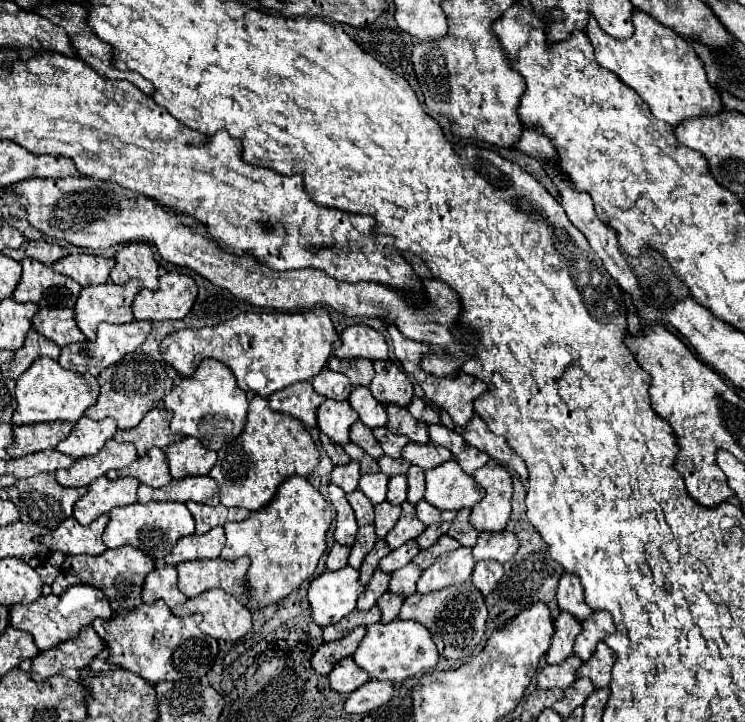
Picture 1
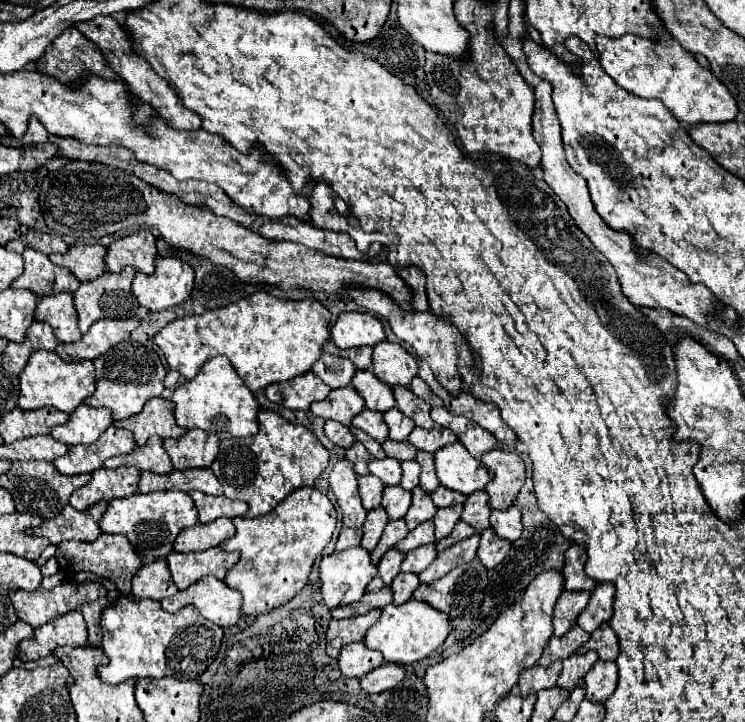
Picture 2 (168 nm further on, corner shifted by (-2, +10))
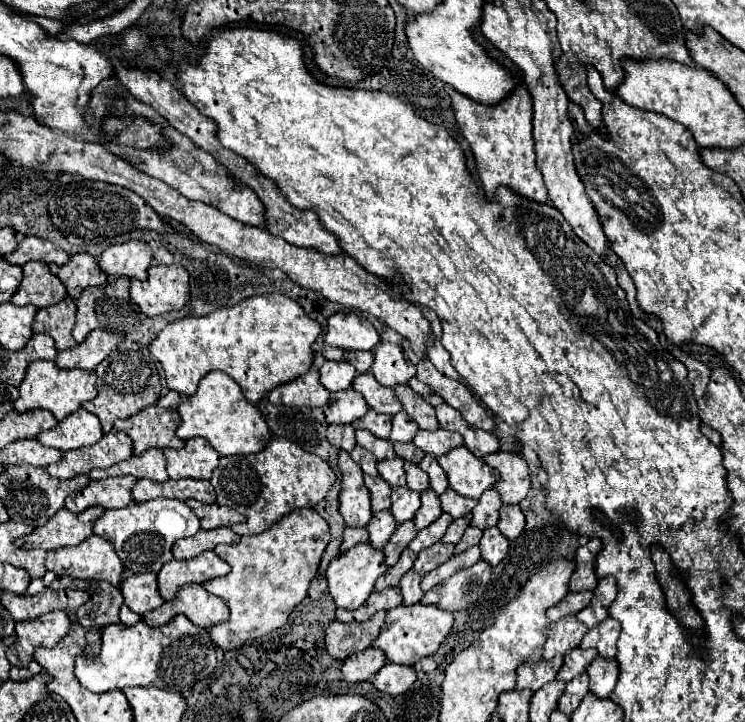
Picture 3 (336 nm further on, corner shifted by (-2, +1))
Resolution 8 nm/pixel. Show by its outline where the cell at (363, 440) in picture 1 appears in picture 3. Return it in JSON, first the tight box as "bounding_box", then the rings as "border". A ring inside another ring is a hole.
{"bounding_box":[353,409,391,439],"border":[[[369,409],[369,413],[359,417],[359,421],[355,421],[353,427],[355,429],[367,429],[367,431],[375,433],[377,437],[387,439],[389,431],[391,431],[391,415],[379,415],[373,409]]]}

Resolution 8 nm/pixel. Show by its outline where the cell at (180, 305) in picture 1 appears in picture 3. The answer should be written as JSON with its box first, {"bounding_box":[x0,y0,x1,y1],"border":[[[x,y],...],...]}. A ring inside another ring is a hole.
{"bounding_box":[131,265,189,317],"border":[[[151,265],[147,279],[131,279],[131,299],[153,317],[181,309],[189,301],[189,275],[183,265]]]}

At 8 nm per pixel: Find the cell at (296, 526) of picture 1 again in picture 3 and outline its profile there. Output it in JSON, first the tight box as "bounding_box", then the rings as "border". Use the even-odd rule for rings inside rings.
{"bounding_box":[203,509,329,651],"border":[[[297,509],[259,535],[245,535],[245,537],[241,537],[241,541],[237,545],[215,547],[213,551],[223,561],[227,561],[231,565],[231,573],[227,573],[225,577],[211,579],[211,581],[203,583],[203,587],[209,593],[221,595],[221,599],[229,607],[229,621],[223,621],[223,623],[209,627],[211,643],[219,649],[231,651],[231,649],[237,649],[237,647],[241,647],[261,635],[267,635],[267,633],[283,627],[287,623],[291,611],[307,597],[309,583],[319,569],[319,561],[321,561],[321,555],[323,555],[327,543],[329,543],[327,521],[315,509]]]}

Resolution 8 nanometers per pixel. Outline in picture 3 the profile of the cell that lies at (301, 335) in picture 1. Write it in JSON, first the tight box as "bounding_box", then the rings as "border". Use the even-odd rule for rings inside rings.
{"bounding_box":[149,293,321,403],"border":[[[269,293],[249,297],[237,305],[217,309],[205,317],[183,317],[163,327],[163,331],[149,343],[149,353],[161,363],[165,371],[167,387],[181,395],[193,395],[197,391],[197,383],[209,371],[223,371],[237,381],[251,403],[259,403],[267,391],[273,387],[287,383],[311,367],[313,349],[311,345],[321,333],[321,325],[305,315],[297,301],[291,301],[283,293]]]}

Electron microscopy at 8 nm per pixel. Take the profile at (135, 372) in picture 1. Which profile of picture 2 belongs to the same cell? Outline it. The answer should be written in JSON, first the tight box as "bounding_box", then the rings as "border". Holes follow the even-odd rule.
{"bounding_box":[85,340,165,420],"border":[[[123,340],[113,346],[103,356],[95,358],[95,374],[97,374],[97,390],[93,396],[85,400],[85,404],[95,408],[109,408],[113,412],[113,420],[125,420],[141,412],[147,400],[161,396],[163,380],[165,380],[165,366],[161,362],[161,350],[153,342],[137,342],[137,340]]]}

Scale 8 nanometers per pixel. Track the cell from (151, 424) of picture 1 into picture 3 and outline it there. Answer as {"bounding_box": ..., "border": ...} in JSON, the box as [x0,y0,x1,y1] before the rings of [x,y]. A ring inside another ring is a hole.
{"bounding_box":[115,405,185,455],"border":[[[151,405],[127,419],[117,419],[115,429],[127,433],[133,439],[133,455],[141,455],[149,447],[181,449],[185,441],[175,435],[179,421],[177,411]]]}

